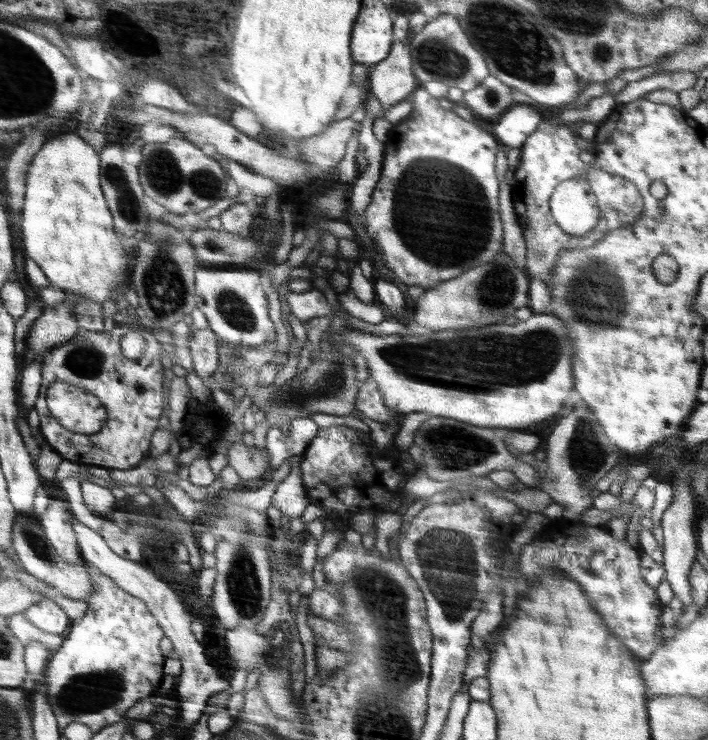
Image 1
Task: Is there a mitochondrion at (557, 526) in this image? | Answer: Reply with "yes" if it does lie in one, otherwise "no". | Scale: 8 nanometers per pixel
no

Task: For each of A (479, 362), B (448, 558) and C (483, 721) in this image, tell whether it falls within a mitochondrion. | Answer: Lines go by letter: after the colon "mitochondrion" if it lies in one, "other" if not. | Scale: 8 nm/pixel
A: mitochondrion
B: mitochondrion
C: other

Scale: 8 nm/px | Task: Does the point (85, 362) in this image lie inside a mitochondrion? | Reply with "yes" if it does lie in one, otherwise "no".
yes

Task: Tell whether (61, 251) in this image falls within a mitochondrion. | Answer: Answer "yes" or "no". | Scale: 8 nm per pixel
no

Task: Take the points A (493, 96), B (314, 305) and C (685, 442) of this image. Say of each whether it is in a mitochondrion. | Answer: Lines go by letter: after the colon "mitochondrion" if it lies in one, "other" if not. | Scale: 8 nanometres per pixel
A: mitochondrion
B: other
C: other

